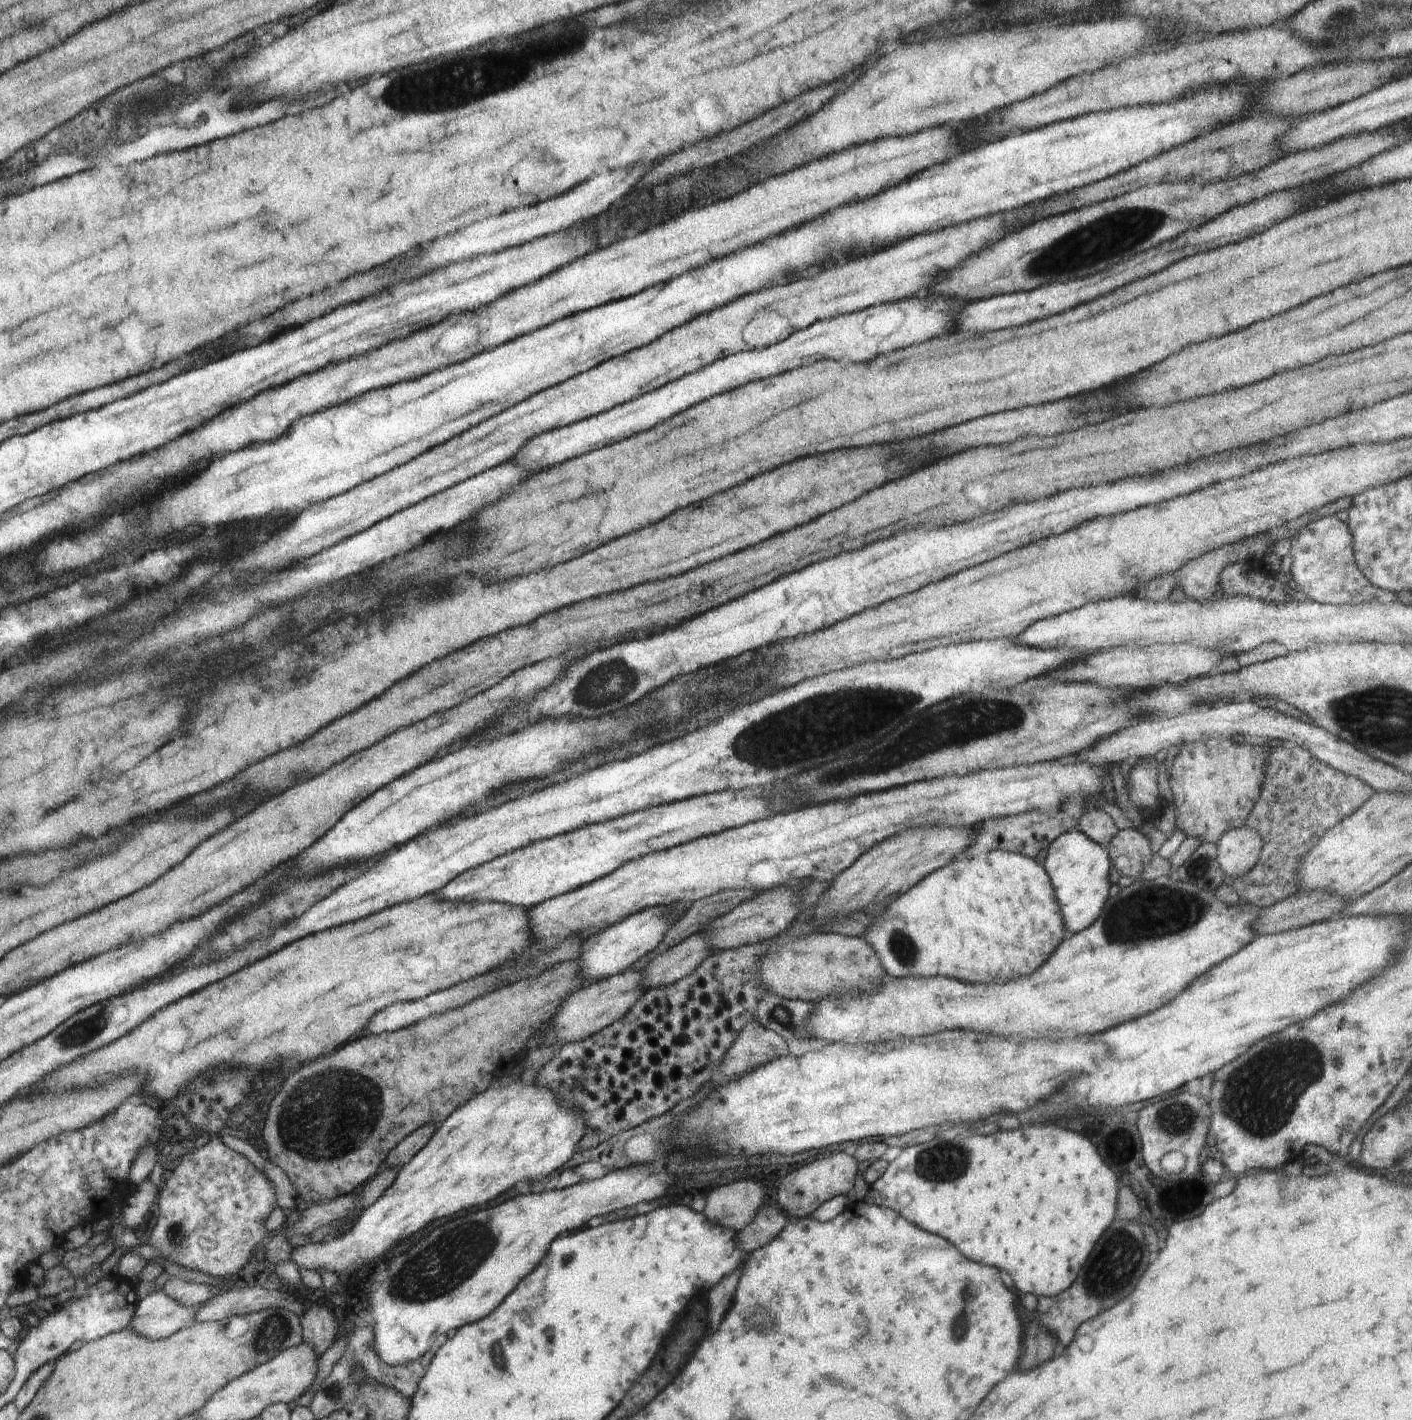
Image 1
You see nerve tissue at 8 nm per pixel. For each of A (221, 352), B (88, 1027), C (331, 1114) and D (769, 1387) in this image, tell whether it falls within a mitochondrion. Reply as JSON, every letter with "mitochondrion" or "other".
{"A":"other","B":"mitochondrion","C":"mitochondrion","D":"other"}

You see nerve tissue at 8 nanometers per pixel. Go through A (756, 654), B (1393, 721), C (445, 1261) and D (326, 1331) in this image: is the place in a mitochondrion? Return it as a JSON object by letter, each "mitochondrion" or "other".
{"A":"other","B":"mitochondrion","C":"mitochondrion","D":"other"}

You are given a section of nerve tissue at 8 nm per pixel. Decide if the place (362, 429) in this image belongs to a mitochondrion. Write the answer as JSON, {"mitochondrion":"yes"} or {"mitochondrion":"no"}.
{"mitochondrion":"yes"}

